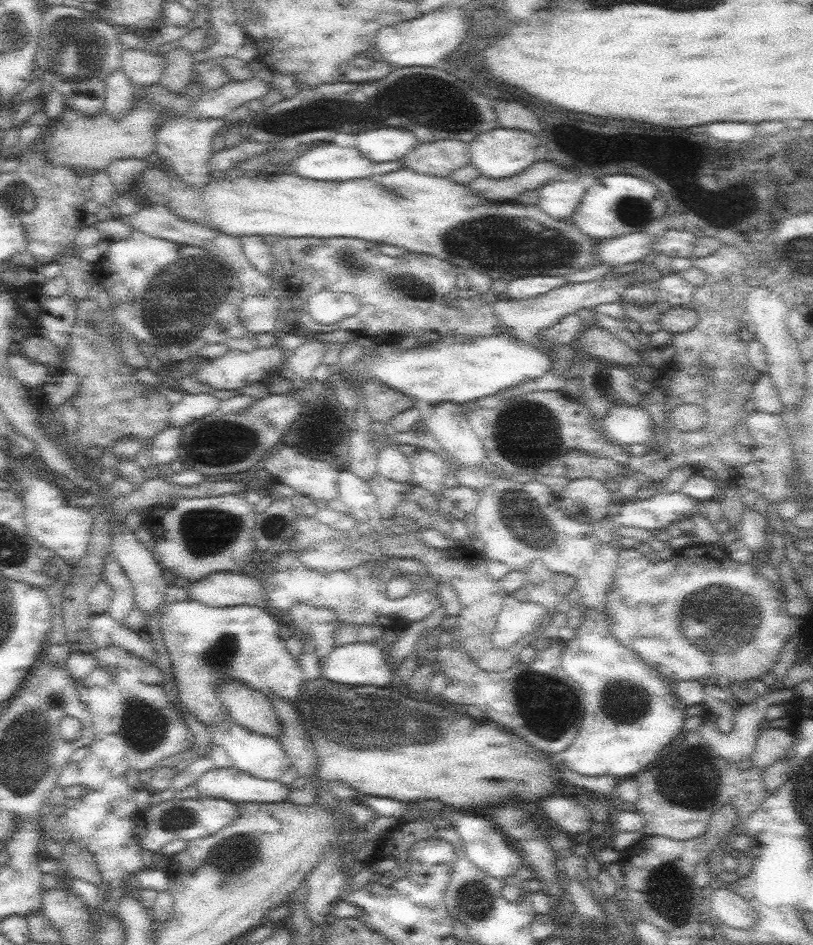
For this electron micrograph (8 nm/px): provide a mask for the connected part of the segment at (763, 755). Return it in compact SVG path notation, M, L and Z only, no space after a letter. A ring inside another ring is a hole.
M769 728L760 732L752 752L750 767L766 769L784 759L789 748L795 745L795 736L787 728Z

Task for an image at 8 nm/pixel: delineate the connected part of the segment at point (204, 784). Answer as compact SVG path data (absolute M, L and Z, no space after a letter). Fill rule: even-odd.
M232 765L230 768L212 768L198 779L194 784L197 786L196 793L212 798L224 798L230 802L282 802L288 800L291 788L280 780L268 780L256 778L247 772L242 772Z

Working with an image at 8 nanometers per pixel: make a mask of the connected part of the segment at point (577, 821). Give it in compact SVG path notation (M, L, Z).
M552 796L546 802L542 802L540 807L546 812L548 818L552 820L554 826L564 828L566 832L588 832L592 826L592 813L578 804L572 798L564 798L564 796Z

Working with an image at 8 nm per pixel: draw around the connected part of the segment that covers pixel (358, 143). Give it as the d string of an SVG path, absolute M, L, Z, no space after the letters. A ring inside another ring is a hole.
M396 127L348 134L348 147L357 148L362 156L374 162L402 160L418 141L416 134L410 134L410 130Z

